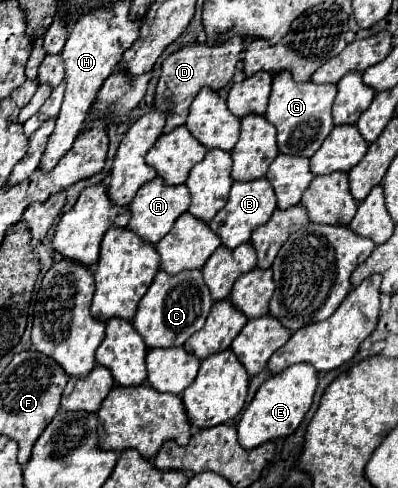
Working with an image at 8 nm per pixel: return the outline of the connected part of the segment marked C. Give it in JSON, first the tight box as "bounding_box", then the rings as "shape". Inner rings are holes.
{"bounding_box":[133,270,213,350],"shape":[[[159,270],[145,298],[139,302],[139,310],[133,318],[133,326],[141,334],[149,350],[183,346],[193,332],[199,332],[203,328],[211,306],[213,300],[209,288],[203,282],[201,270],[185,270],[183,274],[175,274],[175,276],[169,276],[163,270]]]}

